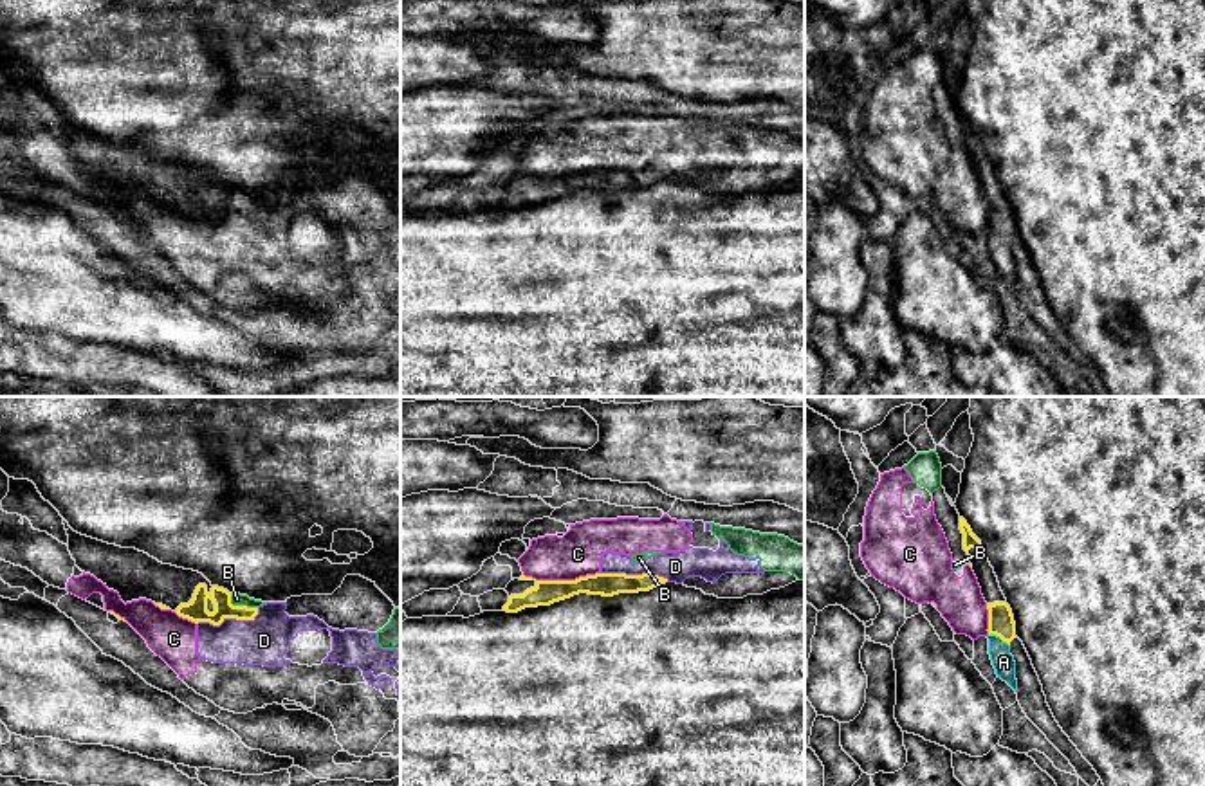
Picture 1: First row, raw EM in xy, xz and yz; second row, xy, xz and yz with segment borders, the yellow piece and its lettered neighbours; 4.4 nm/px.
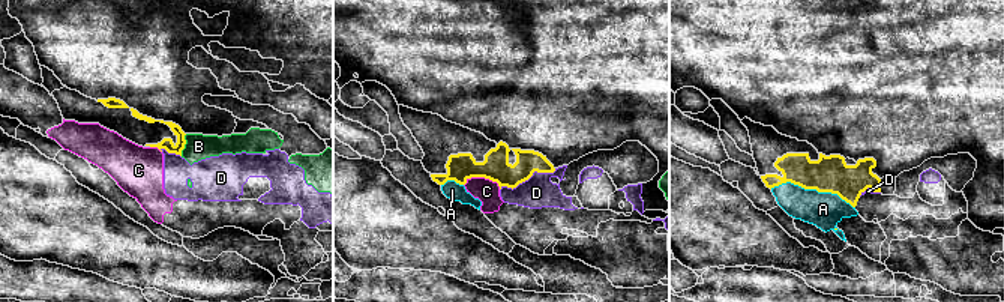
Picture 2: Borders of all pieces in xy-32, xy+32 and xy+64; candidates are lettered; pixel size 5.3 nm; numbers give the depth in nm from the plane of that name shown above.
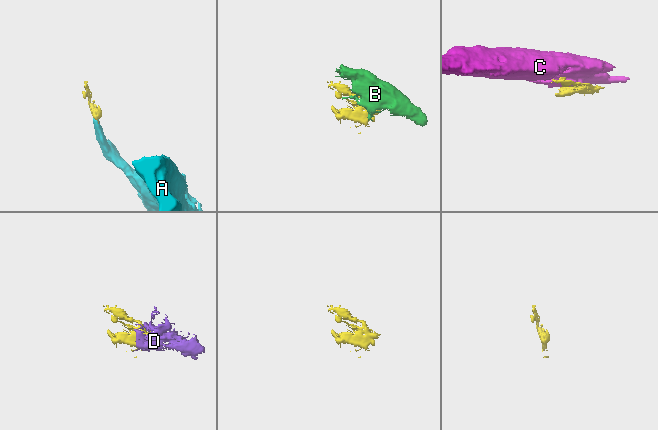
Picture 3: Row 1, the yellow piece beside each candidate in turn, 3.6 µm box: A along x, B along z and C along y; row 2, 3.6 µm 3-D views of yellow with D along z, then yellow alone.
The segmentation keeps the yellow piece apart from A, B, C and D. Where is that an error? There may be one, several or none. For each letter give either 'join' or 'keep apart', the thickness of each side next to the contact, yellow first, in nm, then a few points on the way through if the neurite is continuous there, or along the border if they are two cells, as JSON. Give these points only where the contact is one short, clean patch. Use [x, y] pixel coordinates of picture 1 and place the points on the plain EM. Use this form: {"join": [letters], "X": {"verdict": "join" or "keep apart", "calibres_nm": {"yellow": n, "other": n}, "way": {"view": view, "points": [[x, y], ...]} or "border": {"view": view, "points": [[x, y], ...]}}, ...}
{"join": ["A"], "A": {"verdict": "join", "calibres_nm": {"yellow": 120, "other": 100}}, "B": {"verdict": "keep apart", "calibres_nm": {"yellow": 100, "other": 60}, "border": {"view": "xy", "points": [[229, 191], [235, 202], [257, 204]]}}, "C": {"verdict": "keep apart", "calibres_nm": {"yellow": 110, "other": 200}}, "D": {"verdict": "keep apart", "calibres_nm": {"yellow": 100, "other": 220}}}

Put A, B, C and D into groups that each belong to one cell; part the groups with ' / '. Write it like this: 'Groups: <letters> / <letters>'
Groups: A / B C D

